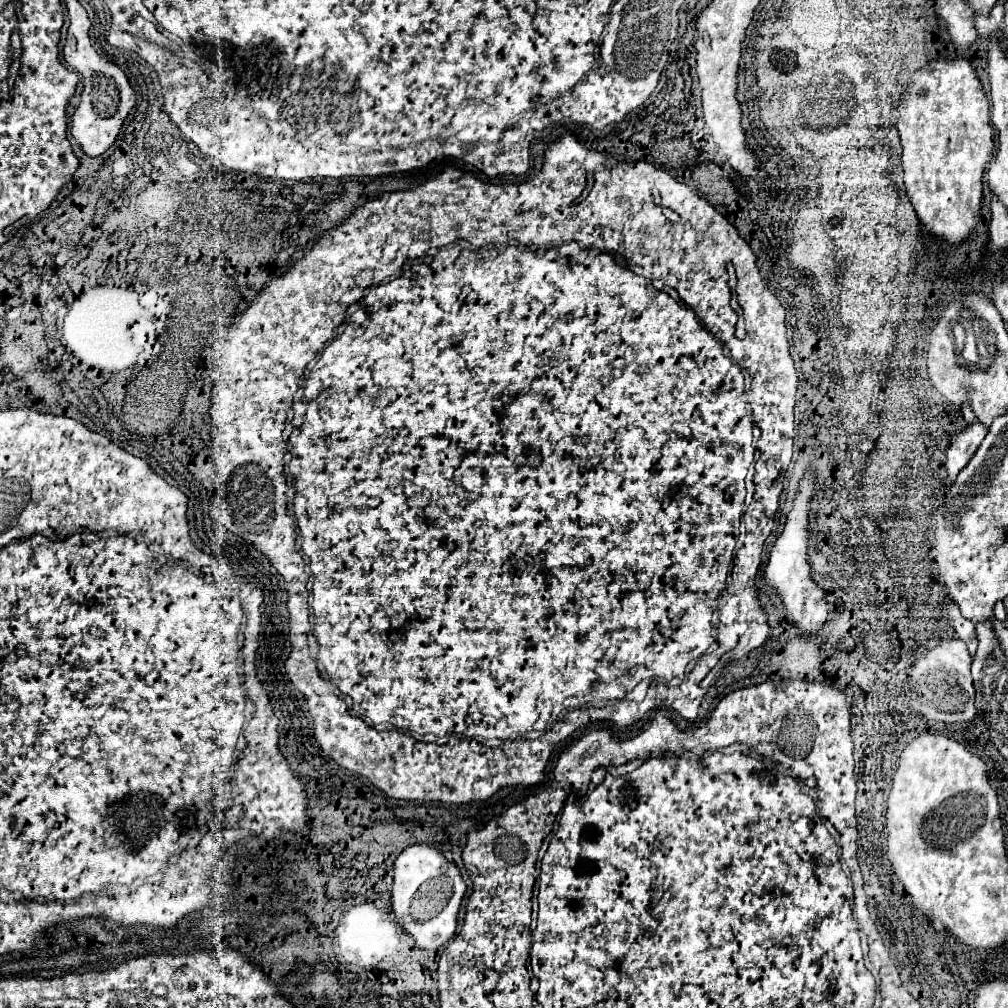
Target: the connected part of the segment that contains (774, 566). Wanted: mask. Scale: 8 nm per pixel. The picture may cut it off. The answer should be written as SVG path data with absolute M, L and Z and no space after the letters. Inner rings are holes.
M809 469L805 479L801 481L801 489L799 489L799 493L795 497L795 505L793 505L791 513L787 515L785 531L777 539L777 543L775 543L773 551L771 551L769 565L765 569L765 581L767 581L767 585L779 595L781 603L785 605L789 621L795 627L799 627L801 635L815 635L825 625L828 616L825 590L819 589L817 583L809 577L809 569L811 567L807 563L807 539L809 539L807 511L809 511L809 501L811 501L813 487L815 487L813 481L815 481L815 475L813 475L813 469Z

